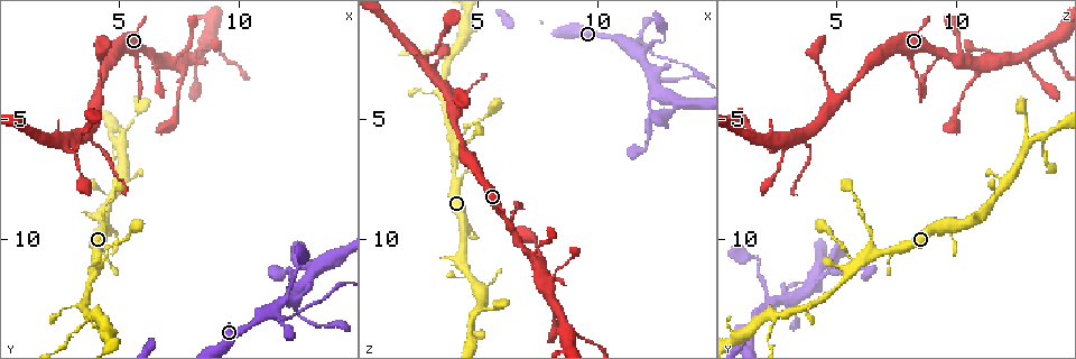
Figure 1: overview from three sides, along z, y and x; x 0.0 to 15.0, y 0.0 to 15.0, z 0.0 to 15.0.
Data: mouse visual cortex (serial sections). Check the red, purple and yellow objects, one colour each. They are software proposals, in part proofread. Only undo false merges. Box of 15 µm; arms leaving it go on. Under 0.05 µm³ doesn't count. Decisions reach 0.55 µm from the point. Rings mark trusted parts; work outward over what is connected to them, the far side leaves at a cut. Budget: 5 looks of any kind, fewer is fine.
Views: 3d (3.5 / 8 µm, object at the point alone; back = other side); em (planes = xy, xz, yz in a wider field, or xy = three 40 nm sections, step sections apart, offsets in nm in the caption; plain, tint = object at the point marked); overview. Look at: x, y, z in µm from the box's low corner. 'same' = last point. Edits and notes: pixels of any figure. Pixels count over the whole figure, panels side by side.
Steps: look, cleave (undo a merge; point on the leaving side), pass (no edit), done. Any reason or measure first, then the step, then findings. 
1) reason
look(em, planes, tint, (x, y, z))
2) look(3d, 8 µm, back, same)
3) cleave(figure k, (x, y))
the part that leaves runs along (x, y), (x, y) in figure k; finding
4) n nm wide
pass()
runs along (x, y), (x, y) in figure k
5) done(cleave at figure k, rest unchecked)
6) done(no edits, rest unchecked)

calibre changes
look(3d, 3.5 µm, (12.3, 12.9, 3.2))

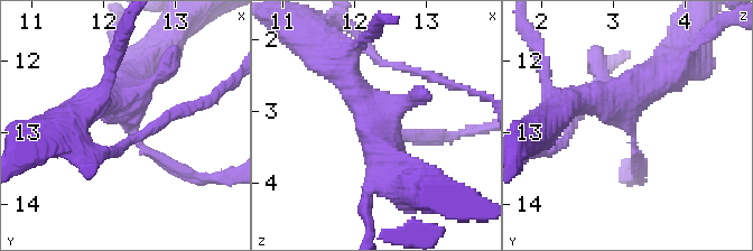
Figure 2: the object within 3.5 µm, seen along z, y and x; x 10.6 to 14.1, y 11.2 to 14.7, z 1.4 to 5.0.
look(em, xy, step 3, tint, (12.35, 12.85, 3.15))

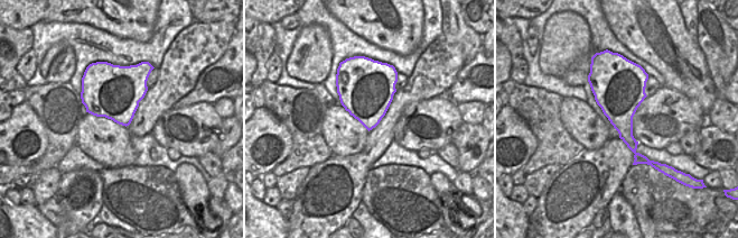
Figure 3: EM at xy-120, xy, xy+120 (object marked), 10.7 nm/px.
pass()
runs along (335, 61), (401, 180) in figure 2; continuous, no second cell

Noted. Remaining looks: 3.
three arms meet
look(3d, 3.5 µm, (3.7, 5.7, 3.7))

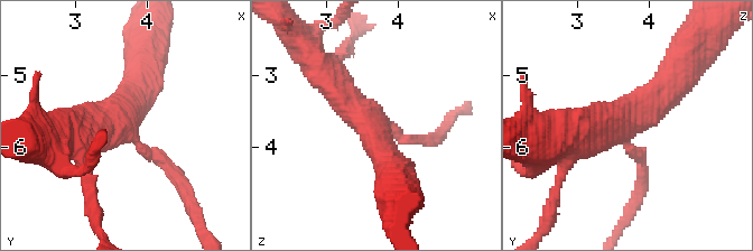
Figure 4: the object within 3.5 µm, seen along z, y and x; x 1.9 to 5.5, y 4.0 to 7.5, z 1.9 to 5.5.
look(em, planes, tint, (3.60, 5.70, 3.65))

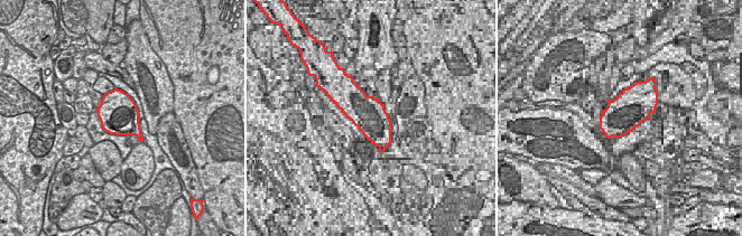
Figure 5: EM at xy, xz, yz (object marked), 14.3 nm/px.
arms of 150, 450, 450 nm
pass()
runs along (394, 174), (368, 117), (323, 67) in figure 4; continuous, no second cell

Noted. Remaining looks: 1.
done(no edits, rest unchecked)

